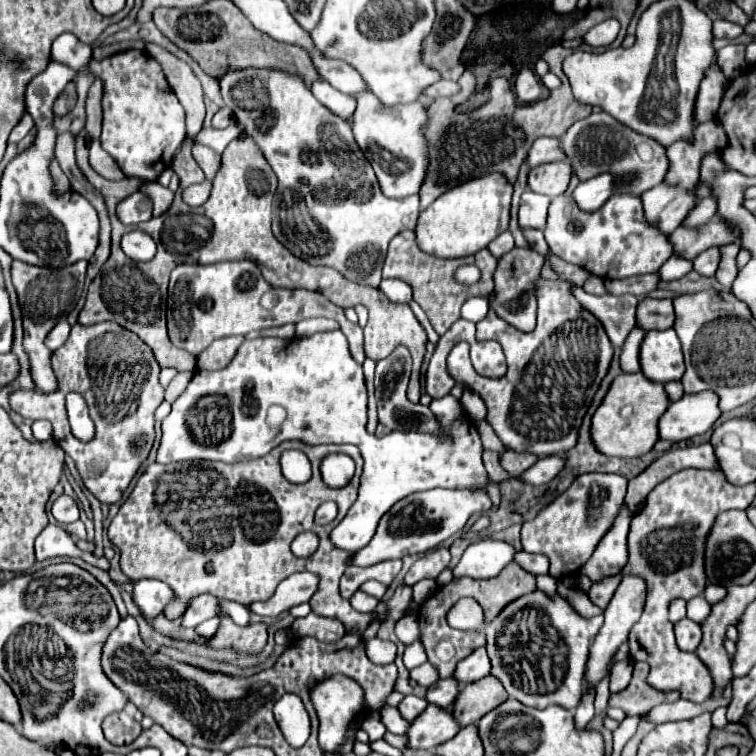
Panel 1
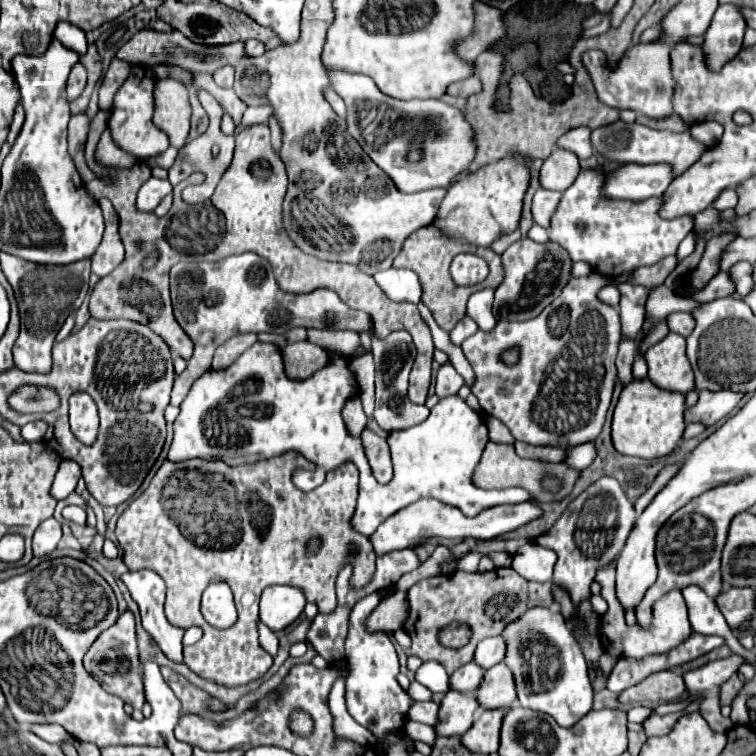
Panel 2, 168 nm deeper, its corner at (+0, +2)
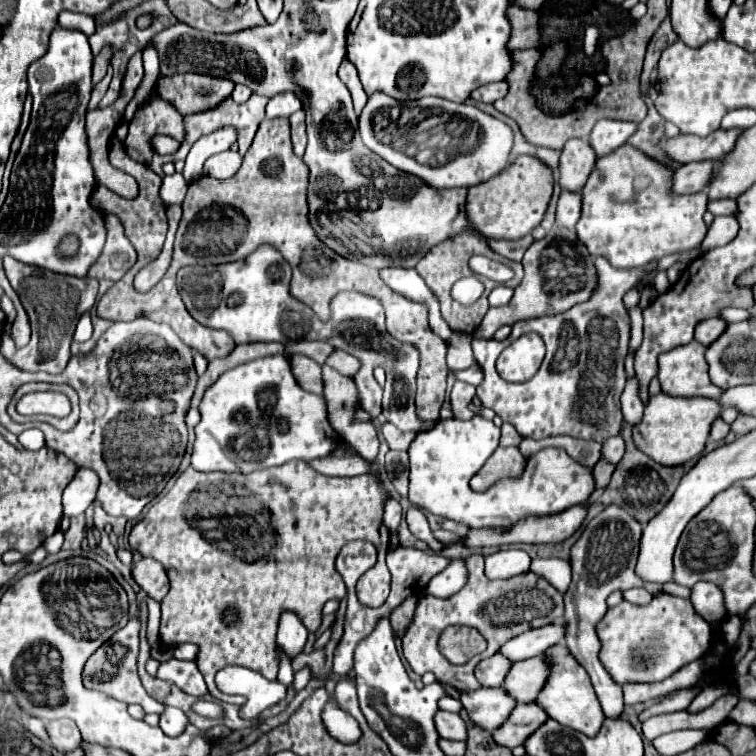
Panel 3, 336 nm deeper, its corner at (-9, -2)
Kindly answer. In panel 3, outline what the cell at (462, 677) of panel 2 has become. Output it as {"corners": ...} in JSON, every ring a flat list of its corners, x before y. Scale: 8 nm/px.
{"corners":[[501,653,489,657,489,659,483,659,477,669,475,669,475,677,479,679,479,683,483,687,501,687,509,669,513,667,513,663,503,657]]}

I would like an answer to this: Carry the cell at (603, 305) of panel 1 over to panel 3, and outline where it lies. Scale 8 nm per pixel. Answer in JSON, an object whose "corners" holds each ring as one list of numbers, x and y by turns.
{"corners":[[629,379,627,385,625,385,625,391,621,395,621,407,623,407,623,415,625,415,625,421,633,427,637,425,639,419,643,419,643,403,639,399,639,393,637,393,639,385,637,385,637,379]]}

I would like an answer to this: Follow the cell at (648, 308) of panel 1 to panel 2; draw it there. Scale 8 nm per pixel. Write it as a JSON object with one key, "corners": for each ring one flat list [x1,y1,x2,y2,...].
{"corners":[[670,313,670,317,666,317,668,329,680,335,690,335,694,329,694,319,690,313]]}

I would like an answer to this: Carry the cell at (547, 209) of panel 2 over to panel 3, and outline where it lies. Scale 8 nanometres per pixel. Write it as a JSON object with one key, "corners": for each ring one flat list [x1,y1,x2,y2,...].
{"corners":[[563,189,557,203,557,225,575,229,579,213,581,213,581,193,571,193]]}

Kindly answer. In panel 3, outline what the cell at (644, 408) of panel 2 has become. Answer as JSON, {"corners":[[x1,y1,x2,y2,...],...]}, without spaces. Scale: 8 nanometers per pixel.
{"corners":[[659,393,655,397,649,397,649,405,645,407,643,421,633,427,635,445,651,459,663,465,683,465,703,453,711,425,721,415,721,411,723,405,719,405,719,401,715,399,705,399,705,397,683,399,683,397,671,397]]}

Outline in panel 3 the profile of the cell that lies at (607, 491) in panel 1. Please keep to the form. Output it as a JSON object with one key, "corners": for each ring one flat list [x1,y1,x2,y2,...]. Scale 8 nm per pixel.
{"corners":[[609,505,601,515,589,521,587,529,581,533,579,541,571,549,571,567,573,567,573,581,569,591,565,593,565,615,563,621,567,623,565,647,571,651,575,661,587,671,597,699,603,707,605,717,619,719,623,713,623,691,619,685,605,673,605,667,599,661,599,637,595,631,597,621,607,613,607,597,619,589,631,587,645,587,653,595,661,591,661,585,647,583,635,573,637,555,639,555,639,539,641,539,641,525,617,505]]}

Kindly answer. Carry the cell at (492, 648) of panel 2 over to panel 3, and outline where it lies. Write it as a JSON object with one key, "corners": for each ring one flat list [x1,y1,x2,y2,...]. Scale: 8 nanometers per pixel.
{"corners":[[559,621,539,629,529,629,527,633,507,641,501,647,501,653,511,661,523,661,547,651,553,645,561,645,563,633,565,633,565,623,559,623]]}

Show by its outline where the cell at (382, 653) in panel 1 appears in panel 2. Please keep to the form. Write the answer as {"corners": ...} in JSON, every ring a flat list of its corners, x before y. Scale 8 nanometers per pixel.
{"corners":[[374,591,362,601,358,601,349,616,349,630,345,641,345,658,350,663,350,675,346,679,346,707,348,713,366,729,374,733,378,739,378,747,382,747,382,737,386,731,396,731,398,735,404,735,404,719,412,705,412,699,406,695,406,691,398,685,398,655,392,645,392,641,386,633,370,633,364,627,366,617,372,613,372,609,378,605,380,593]]}

